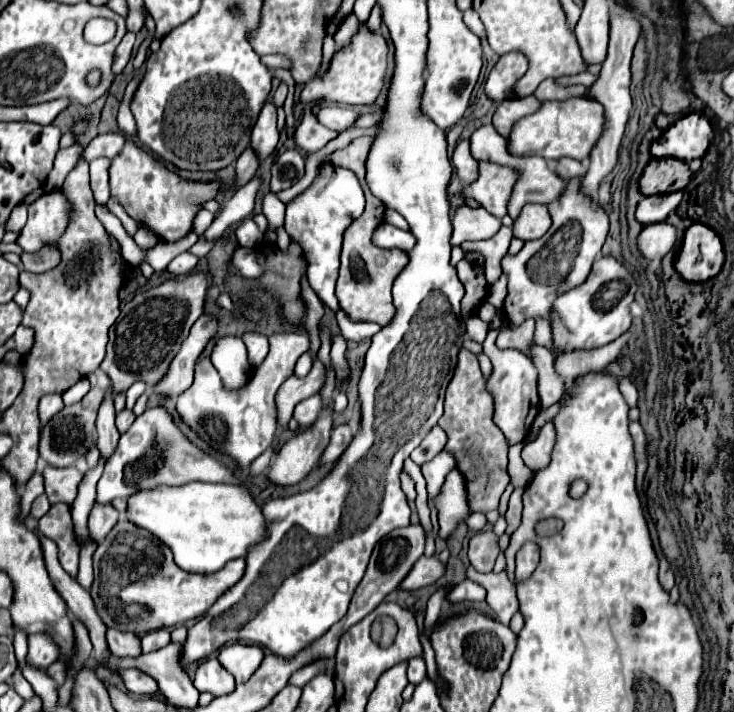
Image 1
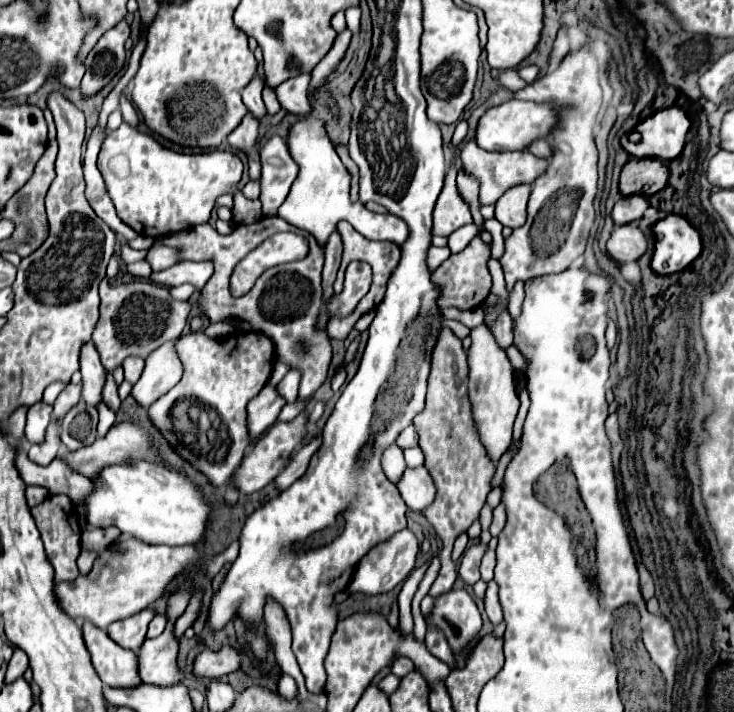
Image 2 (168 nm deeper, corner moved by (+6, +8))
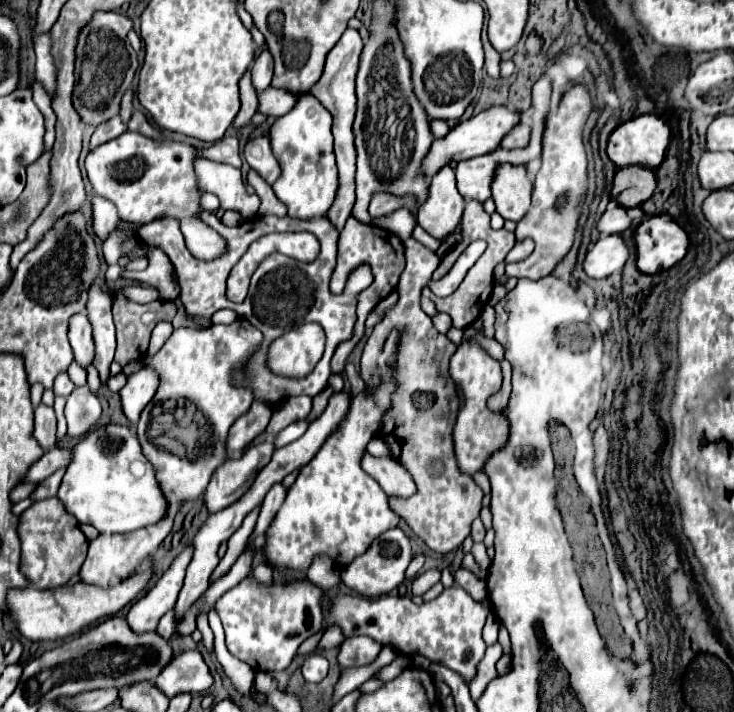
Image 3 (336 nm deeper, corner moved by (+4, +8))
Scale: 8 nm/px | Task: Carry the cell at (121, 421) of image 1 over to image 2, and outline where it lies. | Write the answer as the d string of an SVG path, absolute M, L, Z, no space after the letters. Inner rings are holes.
M107 373L107 379L105 379L105 387L103 387L103 401L107 403L107 407L109 409L113 409L113 411L117 411L119 409L119 405L121 405L121 399L119 399L119 395L117 395L117 383L115 383L115 379L113 379L113 375L111 373Z

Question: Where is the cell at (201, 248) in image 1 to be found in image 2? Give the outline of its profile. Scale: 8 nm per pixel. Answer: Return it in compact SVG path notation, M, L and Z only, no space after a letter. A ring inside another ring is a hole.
M121 241L121 245L119 245L119 259L123 263L135 263L135 261L139 261L143 257L145 257L145 251L135 251L125 241Z

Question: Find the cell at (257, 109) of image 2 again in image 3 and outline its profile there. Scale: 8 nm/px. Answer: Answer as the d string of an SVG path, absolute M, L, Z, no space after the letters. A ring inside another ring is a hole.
M265 49L261 51L261 55L255 59L253 69L251 69L251 81L257 93L265 91L271 85L271 77L273 77L273 57L271 53Z

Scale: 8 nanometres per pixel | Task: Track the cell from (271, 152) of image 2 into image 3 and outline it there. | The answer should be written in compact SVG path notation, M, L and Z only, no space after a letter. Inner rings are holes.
M255 137L245 145L245 161L255 169L269 185L281 177L281 165L273 155L269 137Z

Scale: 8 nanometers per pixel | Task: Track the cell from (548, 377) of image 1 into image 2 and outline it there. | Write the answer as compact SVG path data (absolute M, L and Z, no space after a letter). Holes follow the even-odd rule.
M501 311L495 319L495 325L487 325L489 331L493 333L497 345L503 349L513 343L513 319L509 317L509 311Z

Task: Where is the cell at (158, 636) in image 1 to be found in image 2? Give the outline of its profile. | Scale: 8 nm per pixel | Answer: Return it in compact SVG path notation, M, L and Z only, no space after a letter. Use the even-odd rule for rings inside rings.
M155 615L151 625L149 625L149 631L147 631L147 637L153 639L153 637L159 637L165 629L165 615Z

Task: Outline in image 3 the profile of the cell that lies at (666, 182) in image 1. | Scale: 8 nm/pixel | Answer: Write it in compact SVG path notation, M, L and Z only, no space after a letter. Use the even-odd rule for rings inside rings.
M629 165L617 169L611 199L629 209L645 203L655 189L657 189L657 175L653 169Z

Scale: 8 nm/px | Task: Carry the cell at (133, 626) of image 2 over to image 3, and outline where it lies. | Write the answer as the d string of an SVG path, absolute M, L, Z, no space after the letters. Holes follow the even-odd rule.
M187 547L175 561L173 565L163 573L163 577L157 581L157 585L141 599L137 599L129 613L127 613L127 623L131 631L135 633L147 633L157 629L157 621L161 619L163 613L171 611L175 605L175 599L183 587L183 577L185 569L191 561L193 547Z

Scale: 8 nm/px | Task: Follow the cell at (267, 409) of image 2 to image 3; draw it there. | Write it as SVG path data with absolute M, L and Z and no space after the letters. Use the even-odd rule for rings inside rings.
M255 399L251 409L233 423L231 435L227 437L227 449L233 453L253 443L265 431L271 415L273 415L273 407L261 399Z

